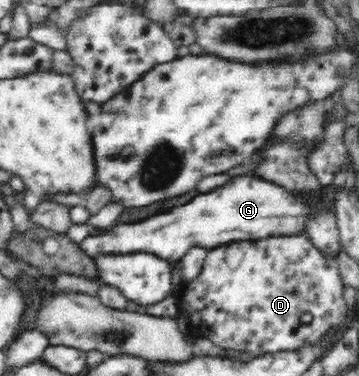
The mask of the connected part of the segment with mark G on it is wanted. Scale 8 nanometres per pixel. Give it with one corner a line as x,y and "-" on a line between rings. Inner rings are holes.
244,174
227,182
223,188
195,196
189,204
177,206
169,214
143,218
139,224
119,224
105,232
91,234
78,247
94,260
152,254
173,266
182,266
183,270
183,260
192,248
210,251
235,241
259,241
275,234
295,235
304,228
309,212
301,198
293,198
285,189
253,174

